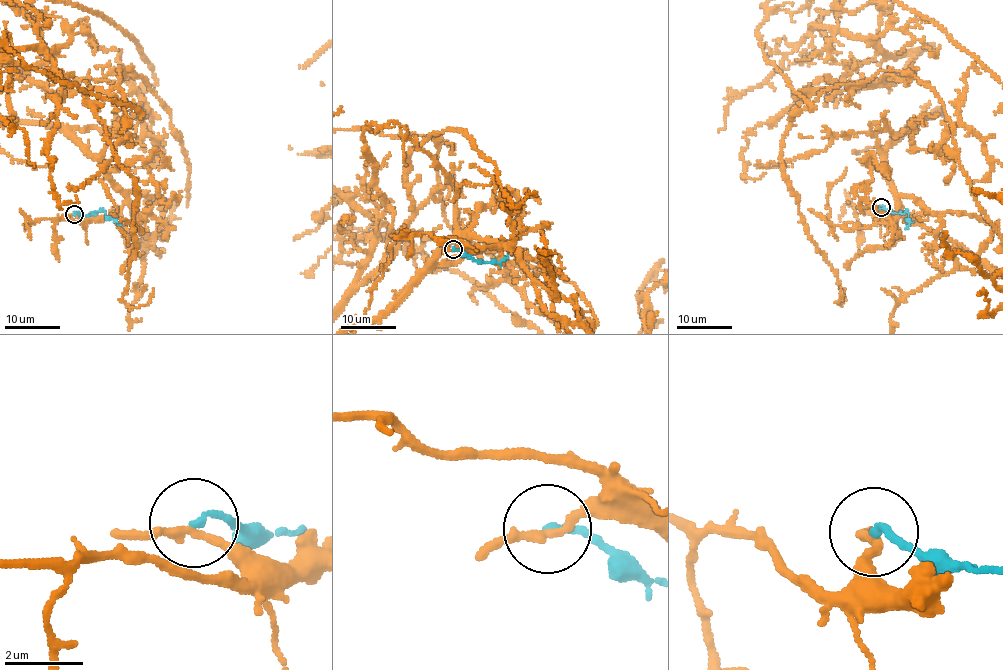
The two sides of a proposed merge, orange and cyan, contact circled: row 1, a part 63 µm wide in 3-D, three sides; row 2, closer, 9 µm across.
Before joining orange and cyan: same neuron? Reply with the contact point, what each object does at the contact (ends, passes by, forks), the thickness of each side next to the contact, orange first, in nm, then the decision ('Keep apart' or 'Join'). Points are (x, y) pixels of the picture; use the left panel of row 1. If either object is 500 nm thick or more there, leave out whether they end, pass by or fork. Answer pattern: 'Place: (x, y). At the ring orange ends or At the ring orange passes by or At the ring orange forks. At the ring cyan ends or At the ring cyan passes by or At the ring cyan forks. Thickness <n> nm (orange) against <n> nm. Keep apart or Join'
Place: (74, 214). At the ring orange passes by. At the ring cyan ends. Thickness 200 nm (orange) against 160 nm. Keep apart

